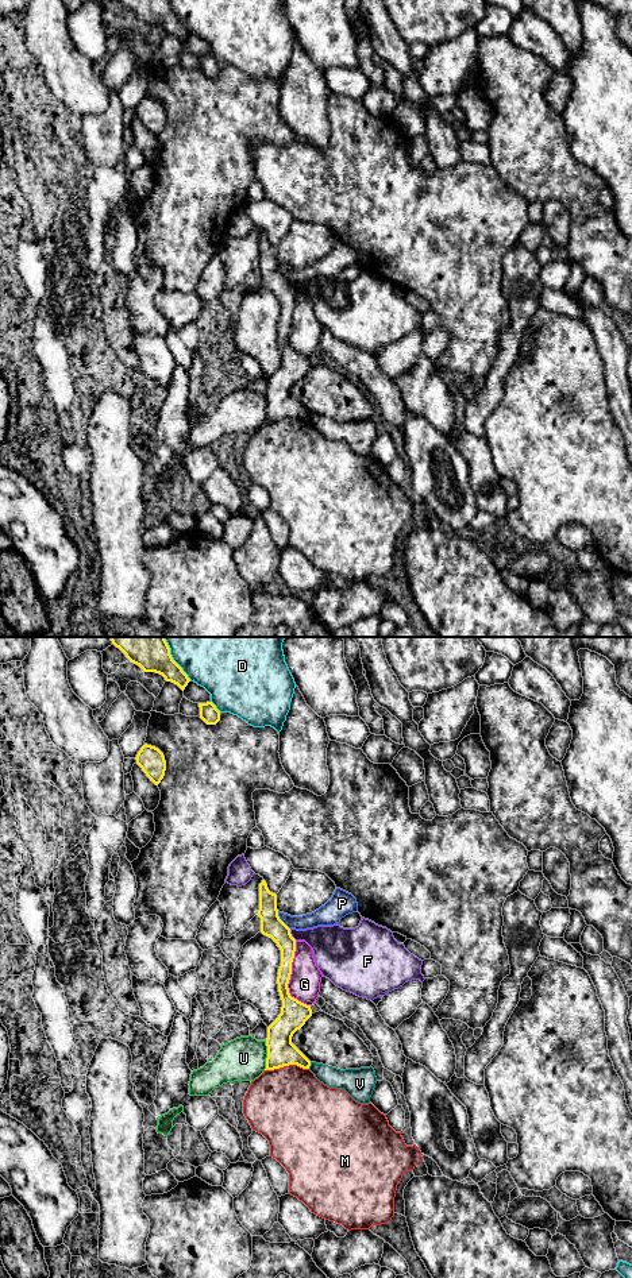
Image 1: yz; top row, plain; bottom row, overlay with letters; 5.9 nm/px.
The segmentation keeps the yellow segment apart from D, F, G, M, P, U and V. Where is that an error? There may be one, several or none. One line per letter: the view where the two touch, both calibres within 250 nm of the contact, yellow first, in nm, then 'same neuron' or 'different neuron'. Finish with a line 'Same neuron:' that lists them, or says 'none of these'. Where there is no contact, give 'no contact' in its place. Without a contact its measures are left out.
D: yz | 110/460 nm | different neuron
F: yz | 140/240 nm | different neuron
G: yz | 160/190 nm | different neuron
M: yz | 170/460 nm | different neuron
P: yz | 140/110 nm | different neuron
U: yz | 170/260 nm | different neuron
V: yz | 170/140 nm | different neuron
Same neuron: none of these

